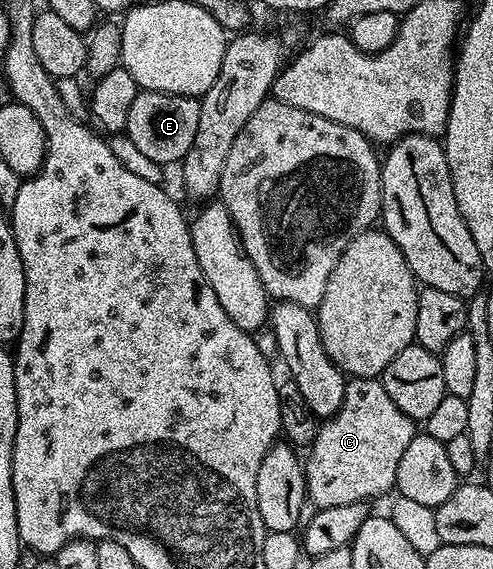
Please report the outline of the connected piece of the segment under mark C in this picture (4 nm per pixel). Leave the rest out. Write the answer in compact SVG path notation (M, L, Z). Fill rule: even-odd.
M373 377L347 380L340 411L317 426L315 439L305 454L307 498L313 504L315 501L318 509L327 509L357 501L370 503L373 497L391 492L396 483L396 467L415 432L415 421L392 403L381 380Z

